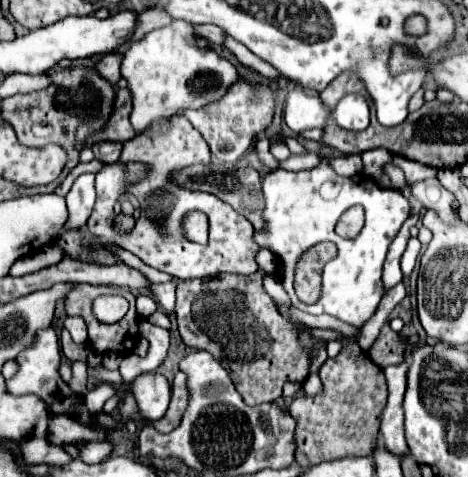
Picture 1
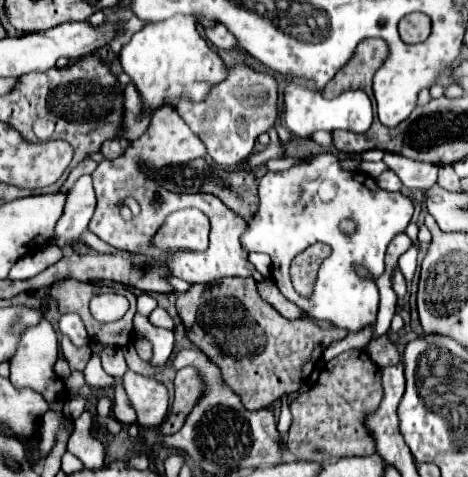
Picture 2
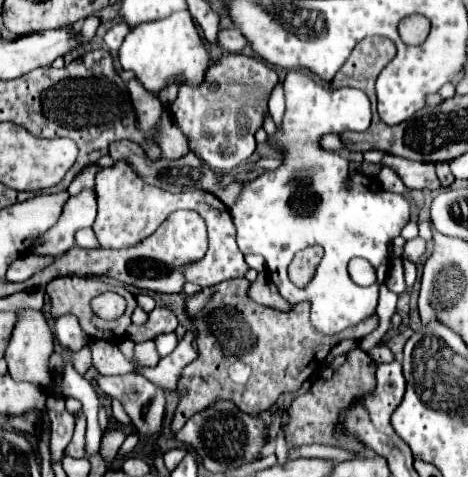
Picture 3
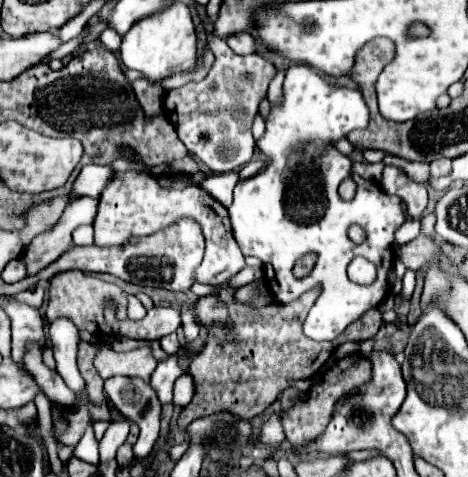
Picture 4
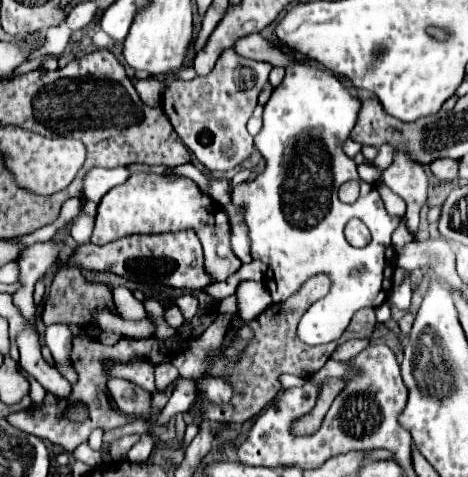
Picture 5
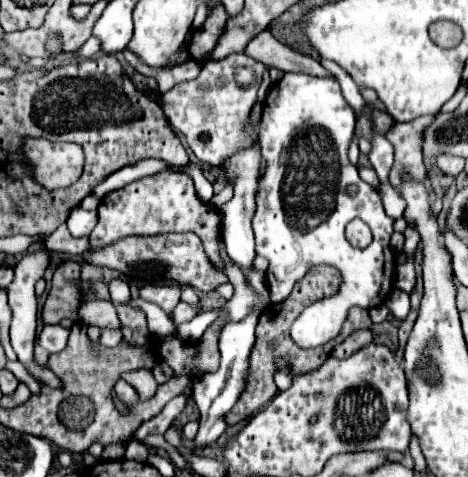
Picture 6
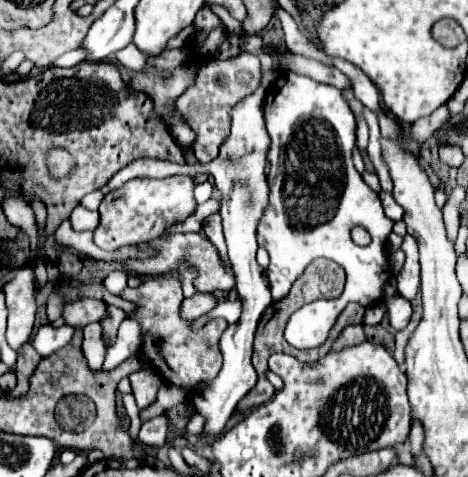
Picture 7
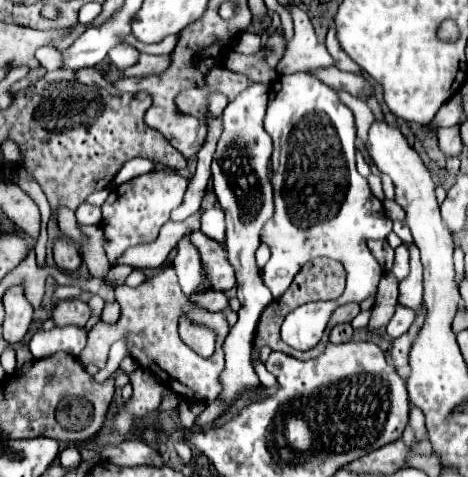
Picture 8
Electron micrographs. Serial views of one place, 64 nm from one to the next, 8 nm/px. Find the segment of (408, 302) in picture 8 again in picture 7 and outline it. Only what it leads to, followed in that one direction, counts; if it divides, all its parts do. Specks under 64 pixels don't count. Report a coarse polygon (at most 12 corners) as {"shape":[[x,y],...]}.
{"shape":[[410,234],[406,264],[396,276],[398,294],[412,302],[420,292],[418,246]]}

